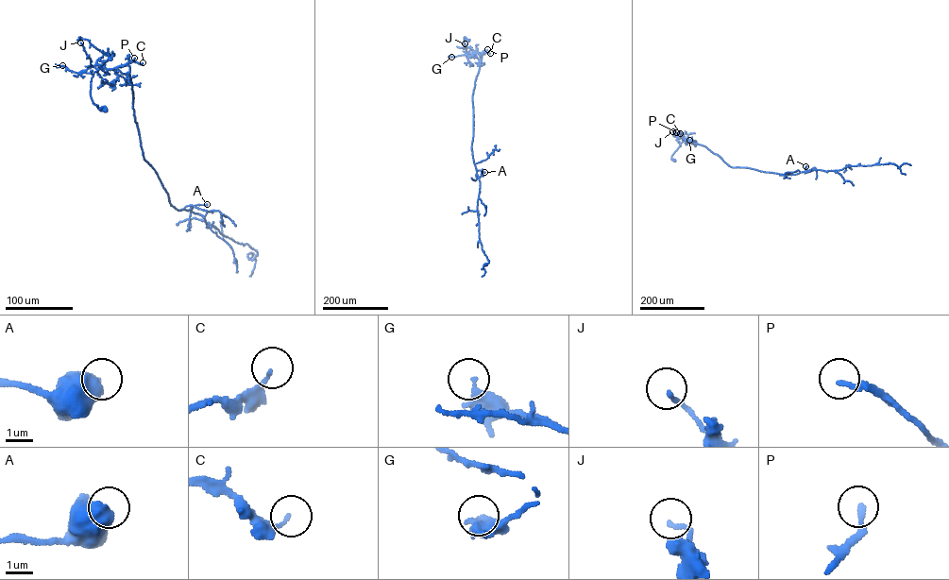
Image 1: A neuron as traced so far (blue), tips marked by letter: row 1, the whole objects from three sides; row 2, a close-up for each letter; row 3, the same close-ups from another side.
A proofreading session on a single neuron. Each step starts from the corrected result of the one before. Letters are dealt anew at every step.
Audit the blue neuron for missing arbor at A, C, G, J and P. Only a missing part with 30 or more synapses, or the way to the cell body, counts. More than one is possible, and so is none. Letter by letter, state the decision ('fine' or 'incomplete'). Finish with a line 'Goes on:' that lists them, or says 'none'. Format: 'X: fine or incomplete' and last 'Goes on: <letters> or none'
A: fine
C: incomplete
G: fine
J: fine
P: incomplete
Goes on: C, P

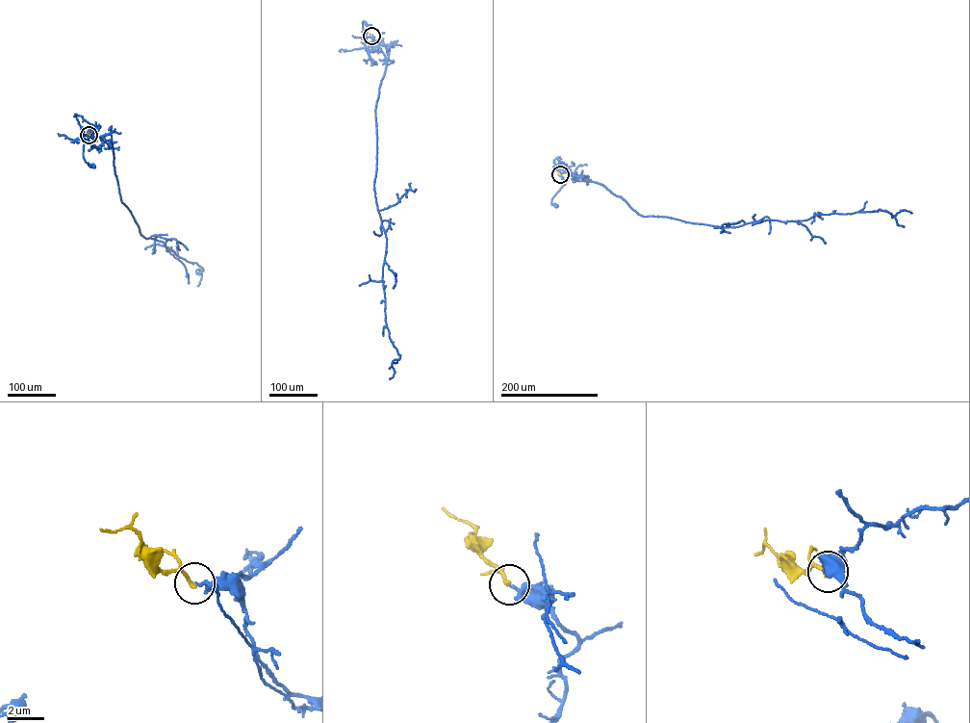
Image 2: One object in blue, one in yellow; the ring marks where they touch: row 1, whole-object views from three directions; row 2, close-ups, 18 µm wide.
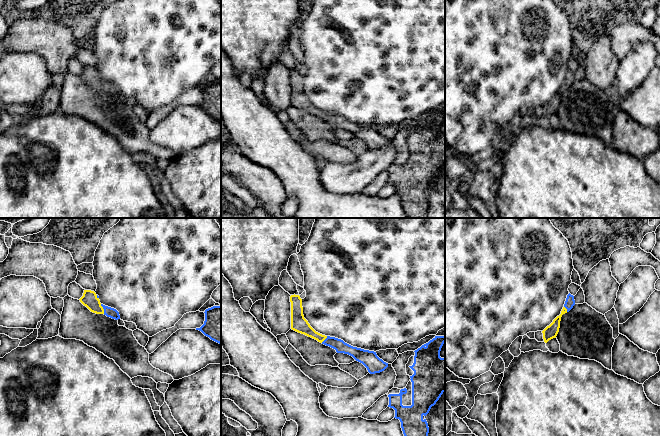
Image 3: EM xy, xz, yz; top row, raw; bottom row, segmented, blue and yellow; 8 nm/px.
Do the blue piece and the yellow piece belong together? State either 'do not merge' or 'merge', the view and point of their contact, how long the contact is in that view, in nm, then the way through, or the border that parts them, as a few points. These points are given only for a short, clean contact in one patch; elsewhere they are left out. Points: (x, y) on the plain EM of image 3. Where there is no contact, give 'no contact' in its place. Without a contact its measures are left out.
merge | xy (103, 84) | 90 nm | across xy (110, 88), (103, 84), (98, 84), (89, 75)

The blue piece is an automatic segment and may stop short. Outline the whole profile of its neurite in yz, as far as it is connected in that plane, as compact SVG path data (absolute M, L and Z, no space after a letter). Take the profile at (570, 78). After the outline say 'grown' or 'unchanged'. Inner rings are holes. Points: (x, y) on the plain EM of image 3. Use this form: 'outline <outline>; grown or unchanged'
outline M569 69L567 71L567 74L566 74L564 83L561 87L561 90L559 92L557 92L553 96L553 98L542 107L543 115L544 115L545 119L547 119L549 116L551 116L553 114L556 114L556 112L559 108L560 97L561 97L562 91L569 88L573 84L574 81L575 81L574 72Z; grown

